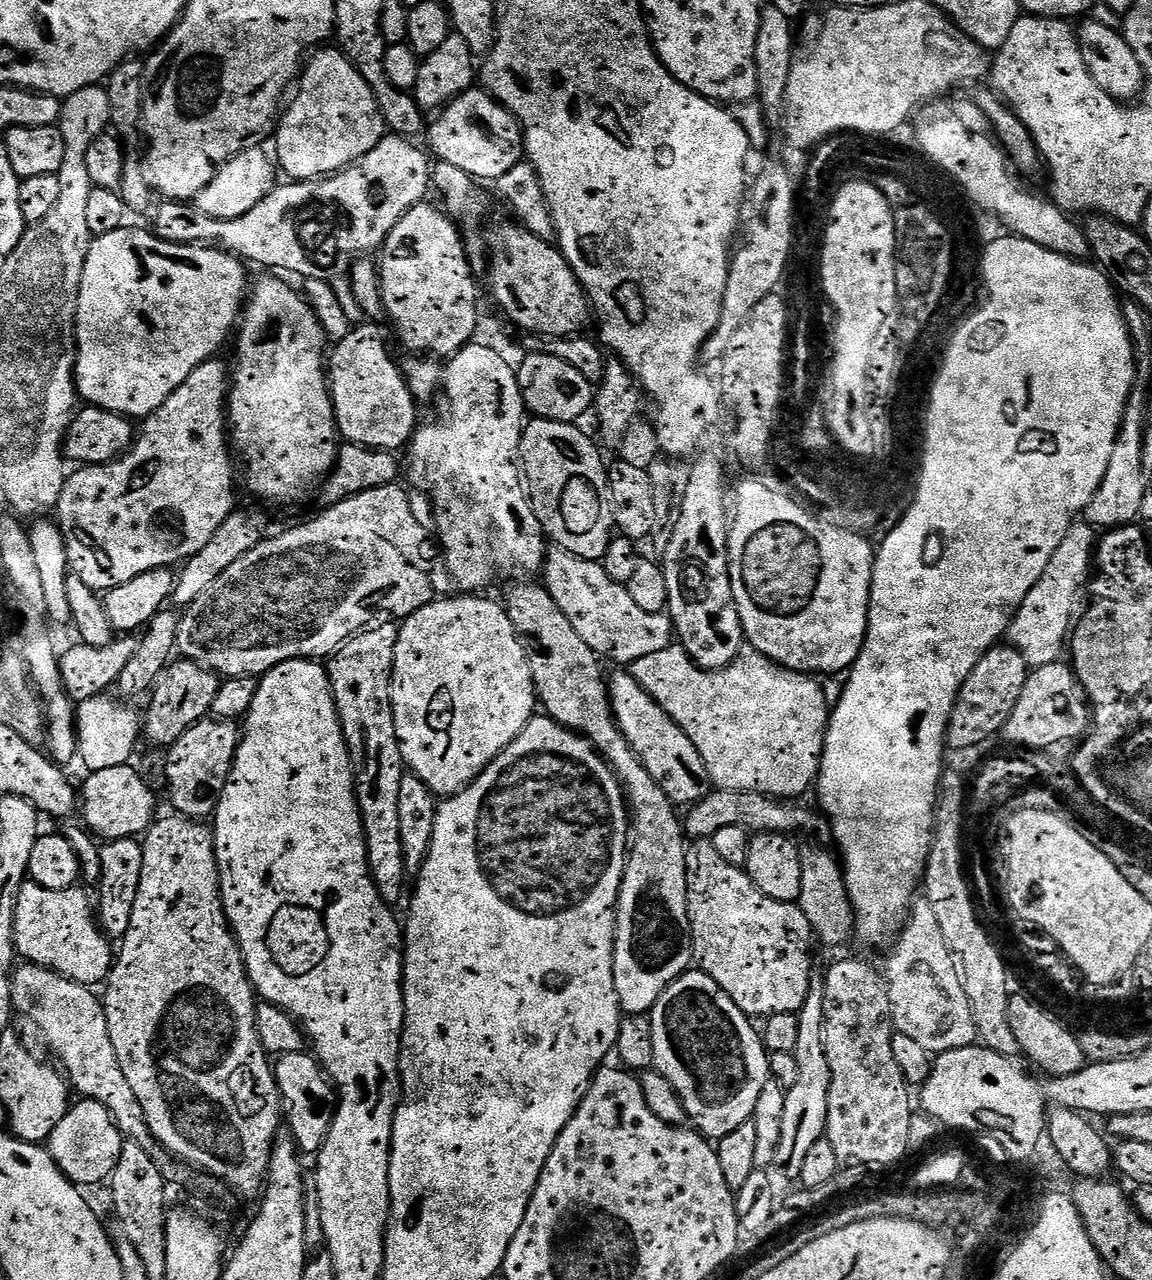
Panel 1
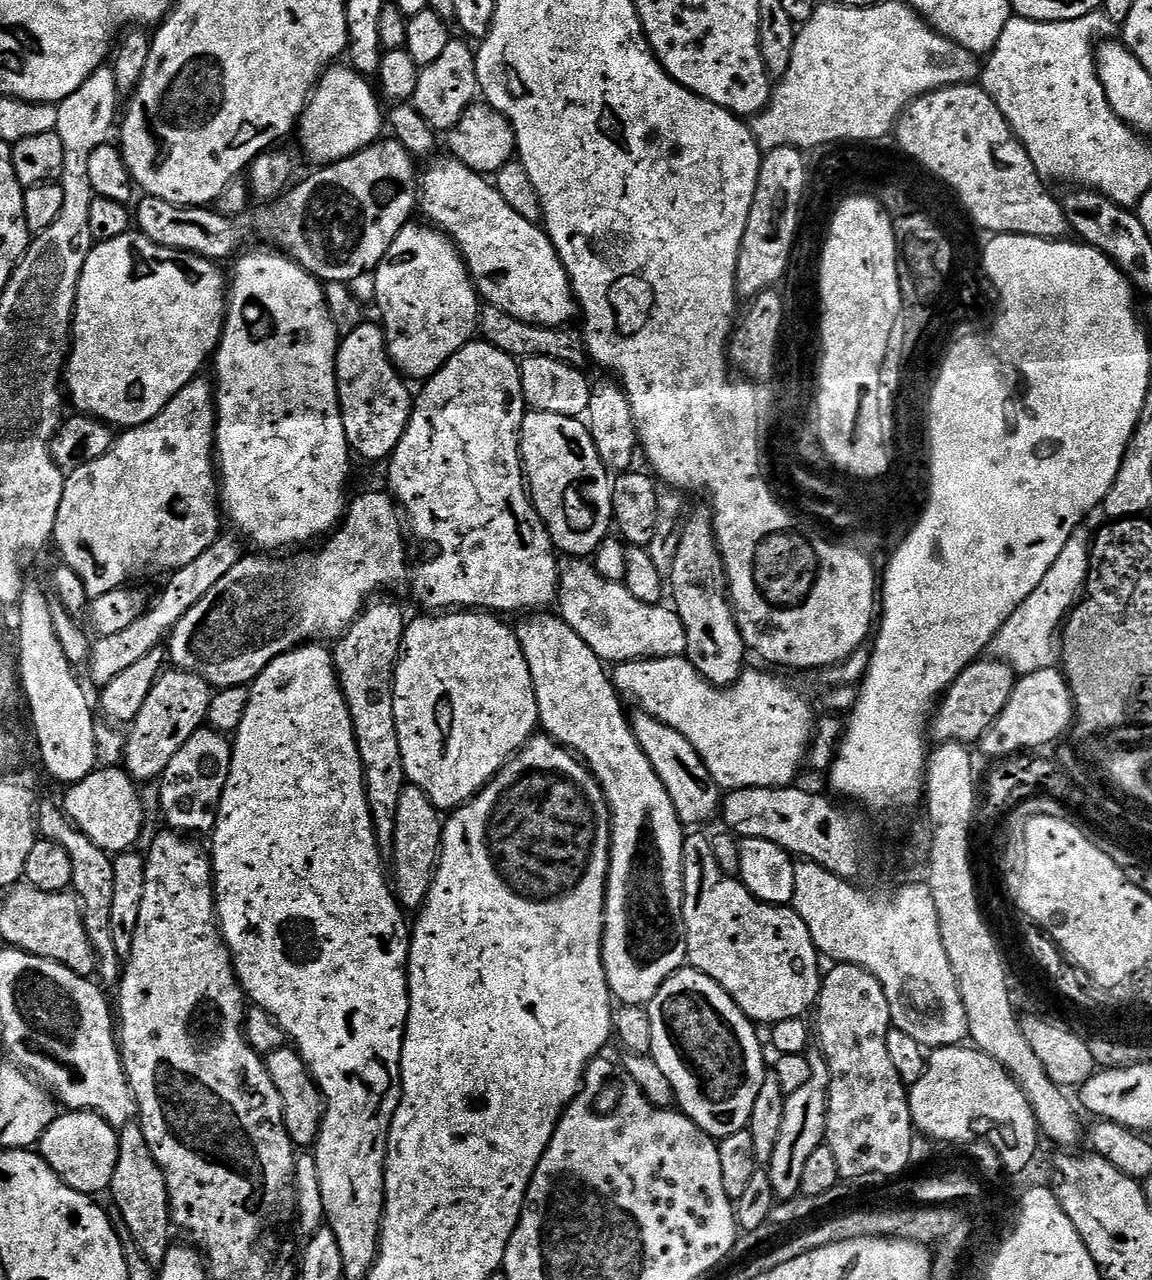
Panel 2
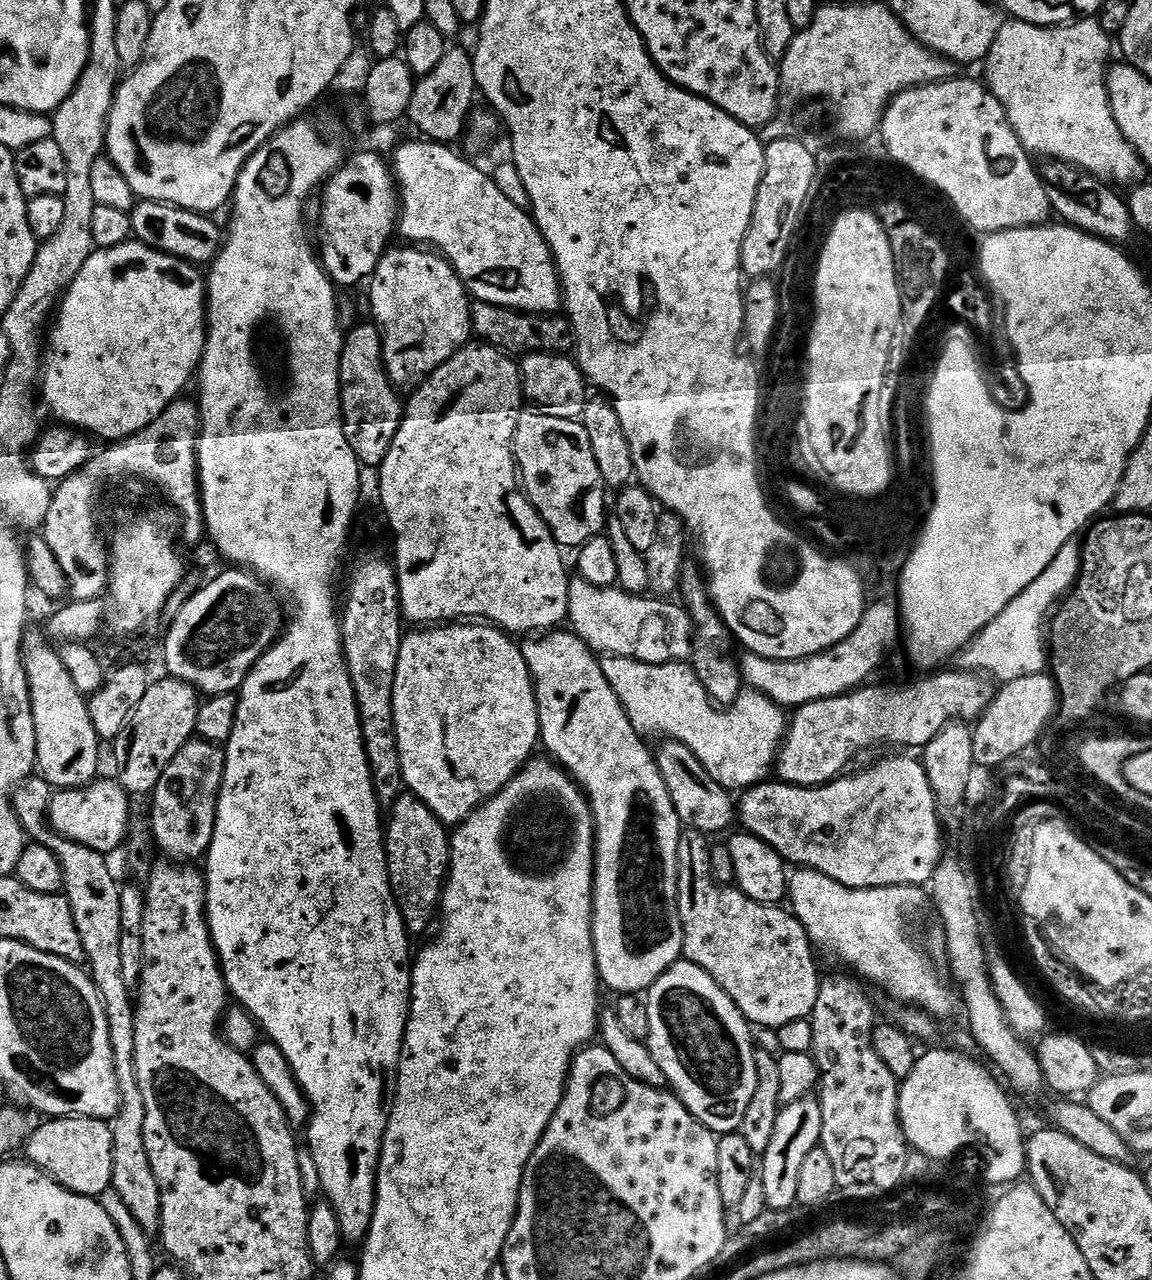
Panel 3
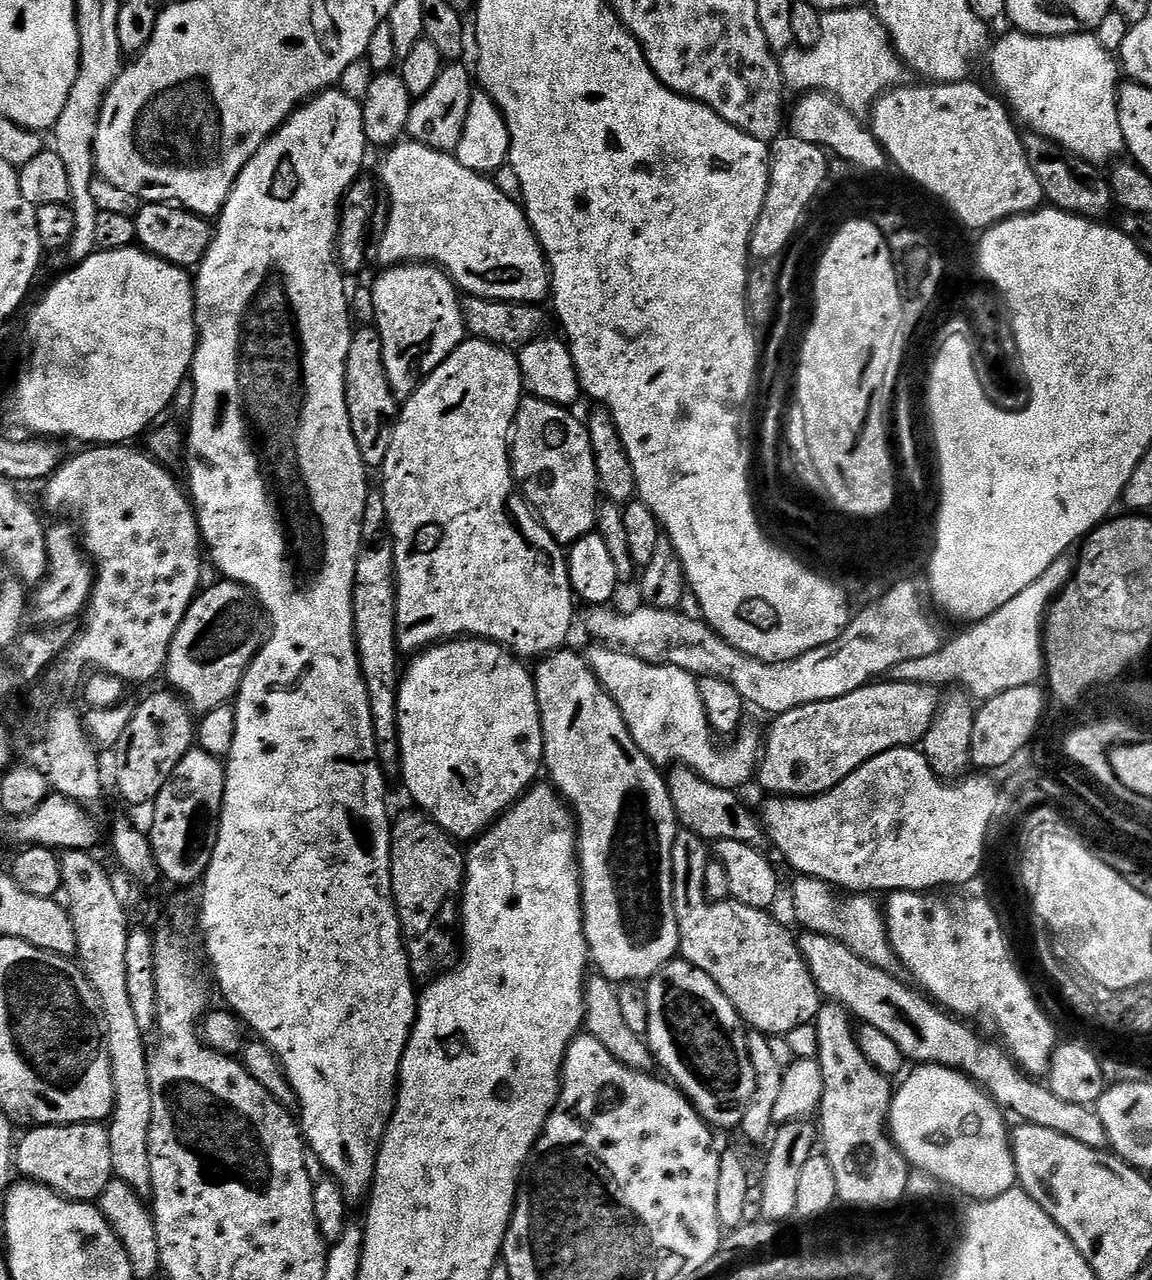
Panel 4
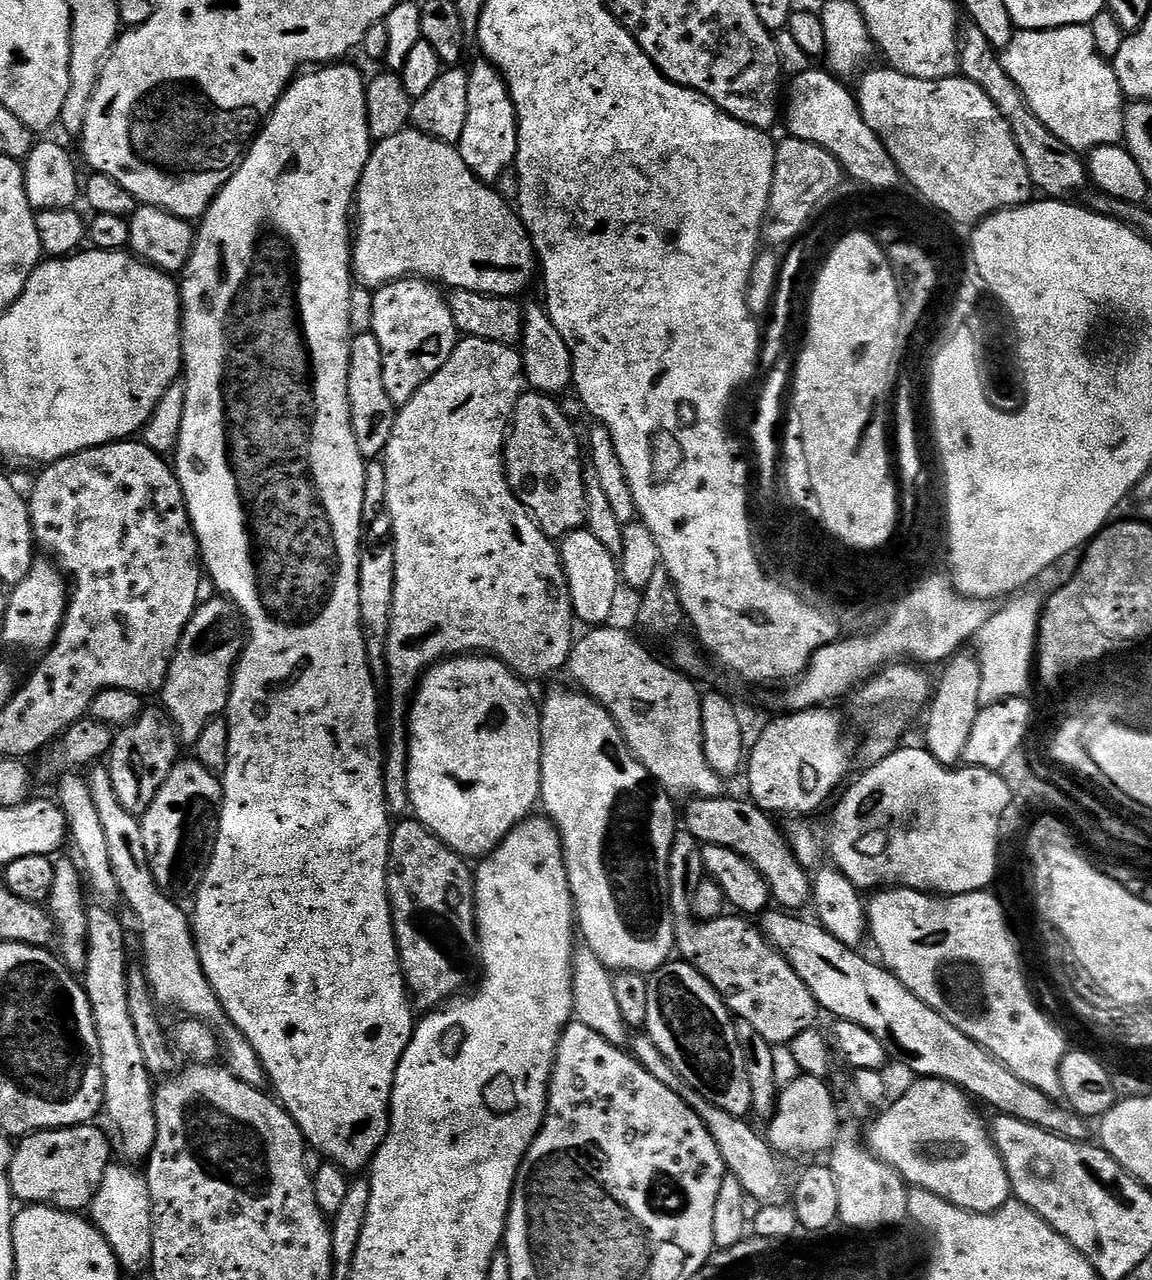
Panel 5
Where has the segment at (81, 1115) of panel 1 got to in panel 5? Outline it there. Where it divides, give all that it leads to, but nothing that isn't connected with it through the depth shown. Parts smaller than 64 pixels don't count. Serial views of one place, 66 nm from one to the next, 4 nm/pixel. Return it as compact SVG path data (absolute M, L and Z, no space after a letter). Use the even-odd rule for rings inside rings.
M92 1122L75 1124L73 1128L50 1128L23 1137L15 1145L8 1171L13 1197L17 1201L24 1200L20 1202L25 1205L46 1204L53 1208L63 1208L65 1212L79 1213L81 1210L87 1209L96 1197L98 1186L102 1186L102 1178L114 1156L109 1133L107 1131L104 1133L102 1129L95 1128L96 1126Z

